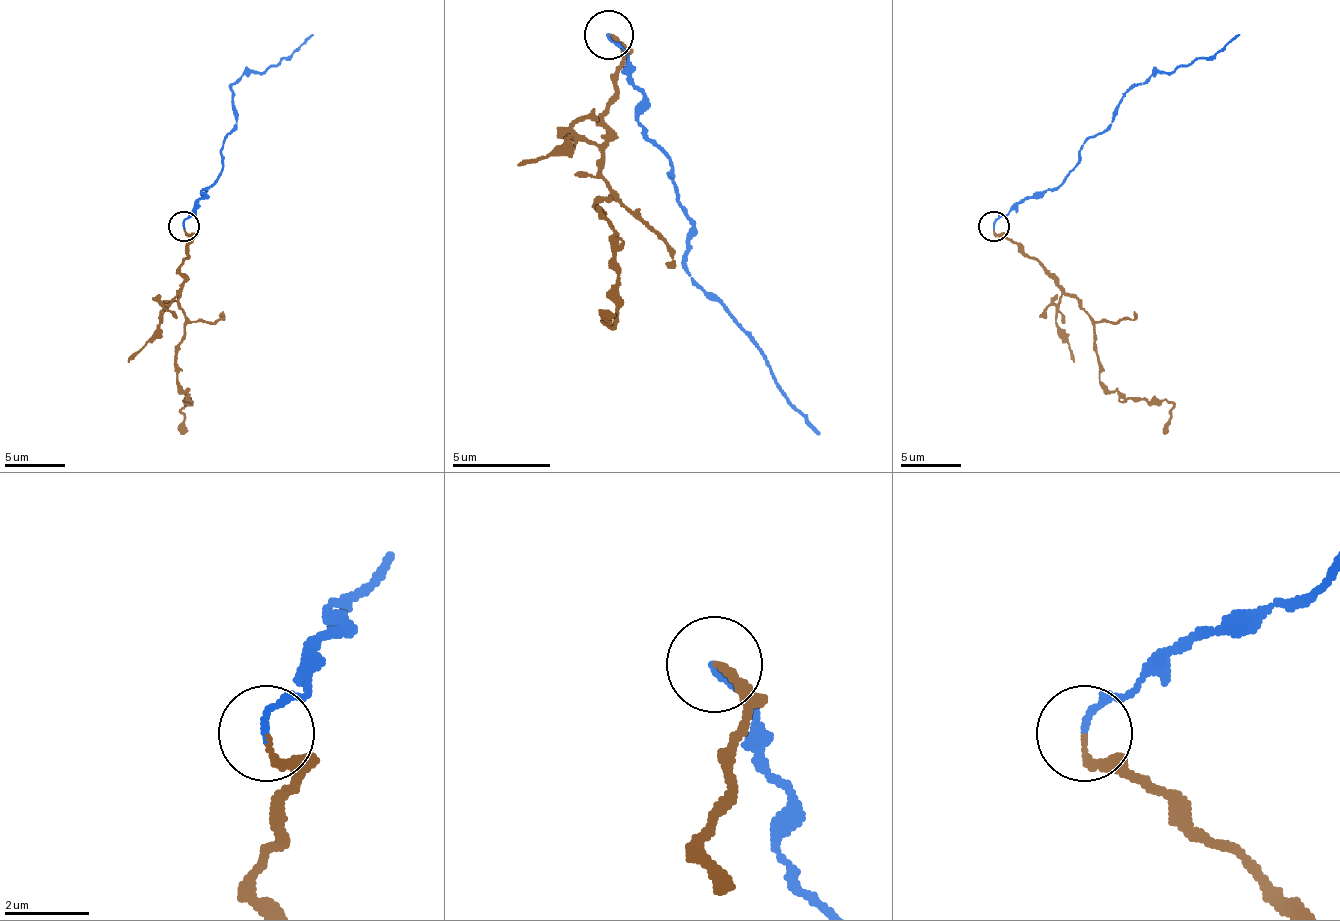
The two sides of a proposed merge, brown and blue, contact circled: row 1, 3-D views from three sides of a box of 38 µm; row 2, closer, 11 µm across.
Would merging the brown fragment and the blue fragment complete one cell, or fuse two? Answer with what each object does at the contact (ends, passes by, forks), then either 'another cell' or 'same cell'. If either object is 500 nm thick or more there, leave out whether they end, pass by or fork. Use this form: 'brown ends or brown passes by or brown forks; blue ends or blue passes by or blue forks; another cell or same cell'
brown ends; blue ends; another cell

